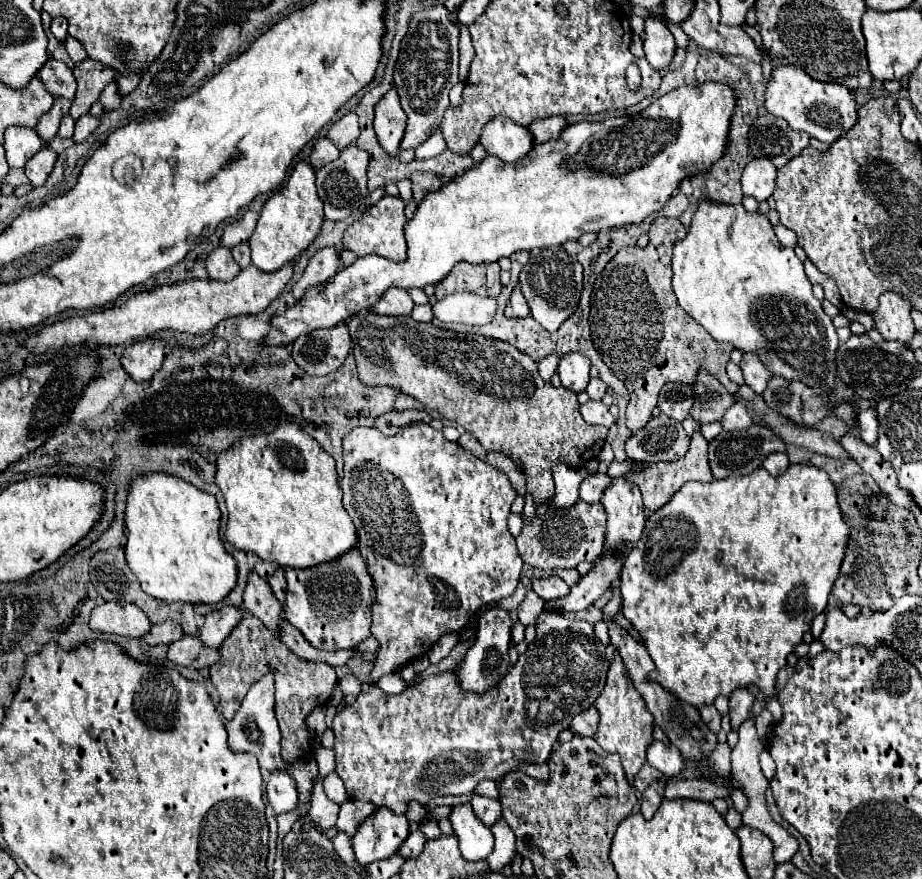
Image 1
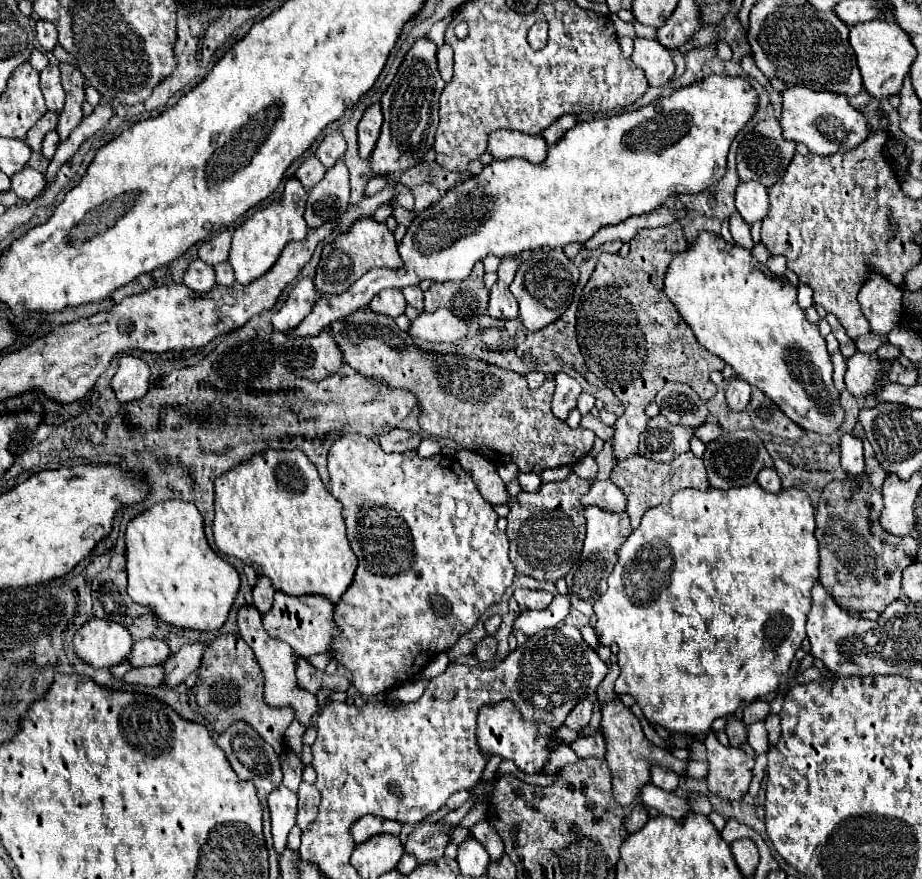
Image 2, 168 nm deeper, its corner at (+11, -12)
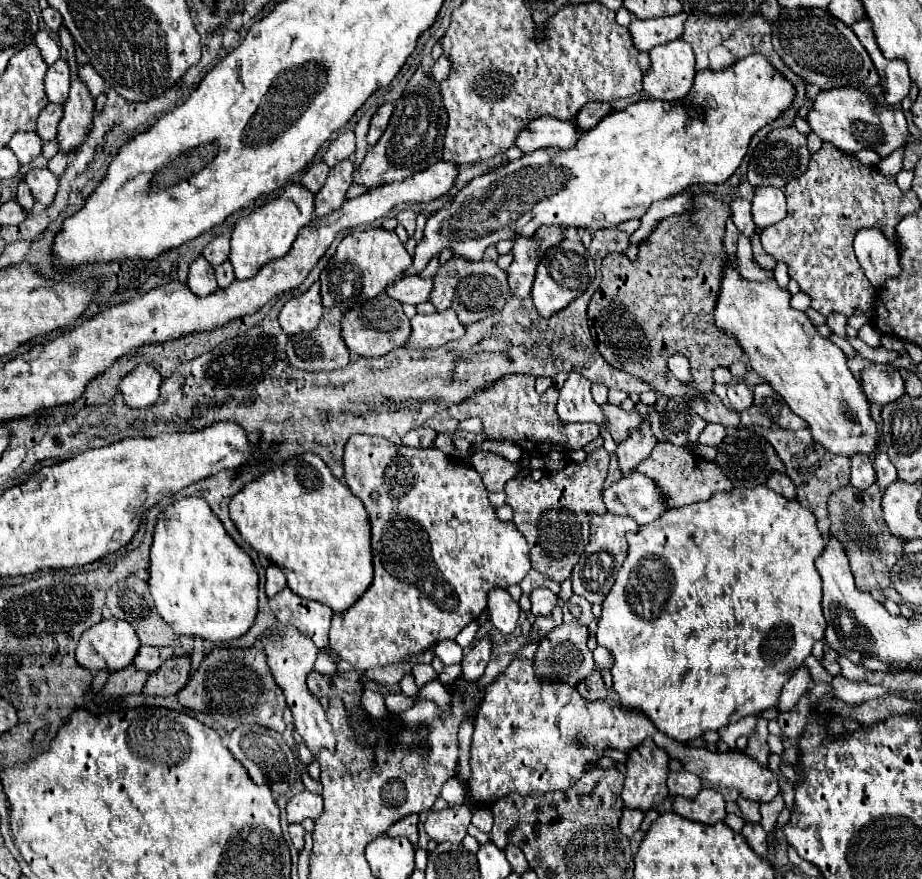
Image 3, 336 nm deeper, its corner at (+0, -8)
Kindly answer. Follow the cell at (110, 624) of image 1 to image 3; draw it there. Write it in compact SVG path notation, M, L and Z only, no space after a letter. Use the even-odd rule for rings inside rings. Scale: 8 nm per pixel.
M103 619L87 629L77 645L77 663L89 671L119 671L133 663L139 639L131 623L121 619Z

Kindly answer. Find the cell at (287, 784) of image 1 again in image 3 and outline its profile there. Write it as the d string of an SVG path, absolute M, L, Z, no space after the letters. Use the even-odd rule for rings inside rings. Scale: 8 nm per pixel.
M303 791L287 803L289 823L301 823L307 817L319 819L321 815L323 815L323 797L311 793L311 791Z

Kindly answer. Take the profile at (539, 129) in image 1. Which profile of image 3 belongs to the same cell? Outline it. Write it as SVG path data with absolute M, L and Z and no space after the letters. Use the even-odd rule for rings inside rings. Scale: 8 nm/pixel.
M587 103L577 115L577 127L581 131L589 131L611 111L613 111L611 103Z

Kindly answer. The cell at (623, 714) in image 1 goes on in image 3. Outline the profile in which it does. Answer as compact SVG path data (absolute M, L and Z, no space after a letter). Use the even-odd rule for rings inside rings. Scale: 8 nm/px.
M651 739L635 747L625 765L625 785L621 791L623 805L627 809L641 809L643 813L661 805L669 795L667 765L667 753L651 743Z

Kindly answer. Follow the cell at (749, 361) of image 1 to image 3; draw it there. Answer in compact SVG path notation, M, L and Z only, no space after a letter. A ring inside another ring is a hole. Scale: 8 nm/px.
M745 381L731 383L727 397L729 397L729 403L735 411L743 411L753 405L753 395L751 395L751 389L745 385Z

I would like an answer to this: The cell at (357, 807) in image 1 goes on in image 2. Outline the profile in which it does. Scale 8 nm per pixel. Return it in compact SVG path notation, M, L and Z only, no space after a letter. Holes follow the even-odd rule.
M364 815L362 819L358 819L350 827L350 835L352 835L354 843L364 843L372 835L380 835L380 833L394 833L394 835L398 835L400 827L402 827L402 823L380 819L380 817L374 817L374 815Z

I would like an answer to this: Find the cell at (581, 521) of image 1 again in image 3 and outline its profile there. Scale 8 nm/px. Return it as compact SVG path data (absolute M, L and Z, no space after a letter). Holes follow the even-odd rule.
M601 447L591 451L583 463L573 461L559 471L543 473L539 481L531 481L529 477L515 477L505 483L505 501L513 509L515 527L527 539L533 569L557 583L571 575L585 545L589 543L589 525L593 513L603 515L607 511L601 495L607 465L609 455Z

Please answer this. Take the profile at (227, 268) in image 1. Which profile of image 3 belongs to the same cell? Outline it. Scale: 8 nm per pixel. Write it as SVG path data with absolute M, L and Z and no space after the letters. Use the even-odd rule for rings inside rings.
M197 257L191 267L189 267L189 279L187 279L187 287L199 295L199 297L207 297L217 289L217 281L213 275L213 267L207 263L207 259Z

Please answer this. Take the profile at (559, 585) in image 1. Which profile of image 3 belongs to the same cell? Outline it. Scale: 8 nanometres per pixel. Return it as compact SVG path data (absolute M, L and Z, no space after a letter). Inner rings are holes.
M537 587L531 593L531 611L535 617L541 617L541 615L547 617L553 611L553 607L557 605L557 601L559 599L553 591L549 591L545 587Z

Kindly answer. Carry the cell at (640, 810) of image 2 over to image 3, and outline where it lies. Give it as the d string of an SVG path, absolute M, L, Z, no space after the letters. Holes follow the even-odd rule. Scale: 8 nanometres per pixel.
M625 809L621 819L619 819L619 829L627 835L627 837L633 837L635 831L639 831L639 825L643 821L643 811L635 811L635 809Z

